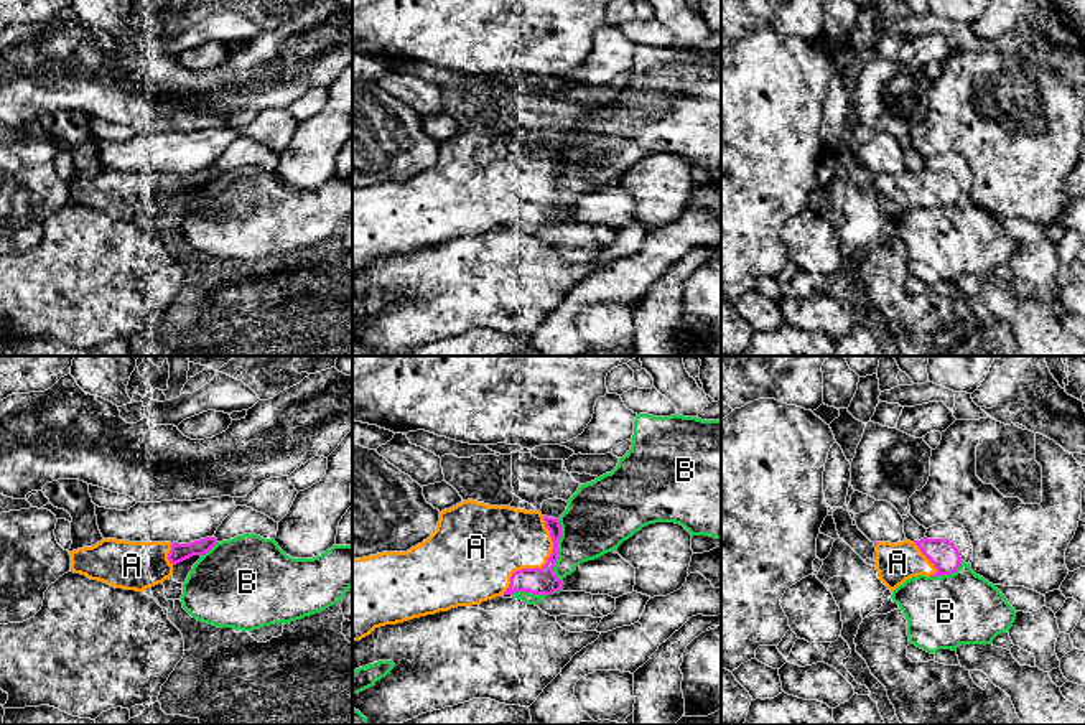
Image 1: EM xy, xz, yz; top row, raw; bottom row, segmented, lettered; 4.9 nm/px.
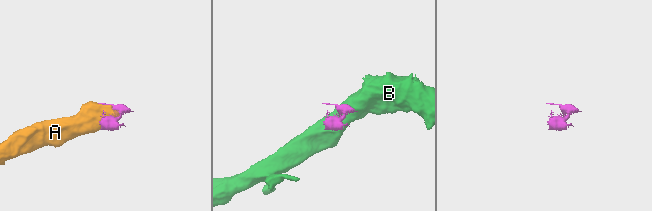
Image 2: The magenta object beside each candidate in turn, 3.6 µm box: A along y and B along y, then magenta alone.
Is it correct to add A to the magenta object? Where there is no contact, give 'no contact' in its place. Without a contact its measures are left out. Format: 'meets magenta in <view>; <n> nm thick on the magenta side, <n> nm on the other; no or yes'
meets magenta in xz; 130 nm thick on the magenta side, 340 nm on the other; yes

